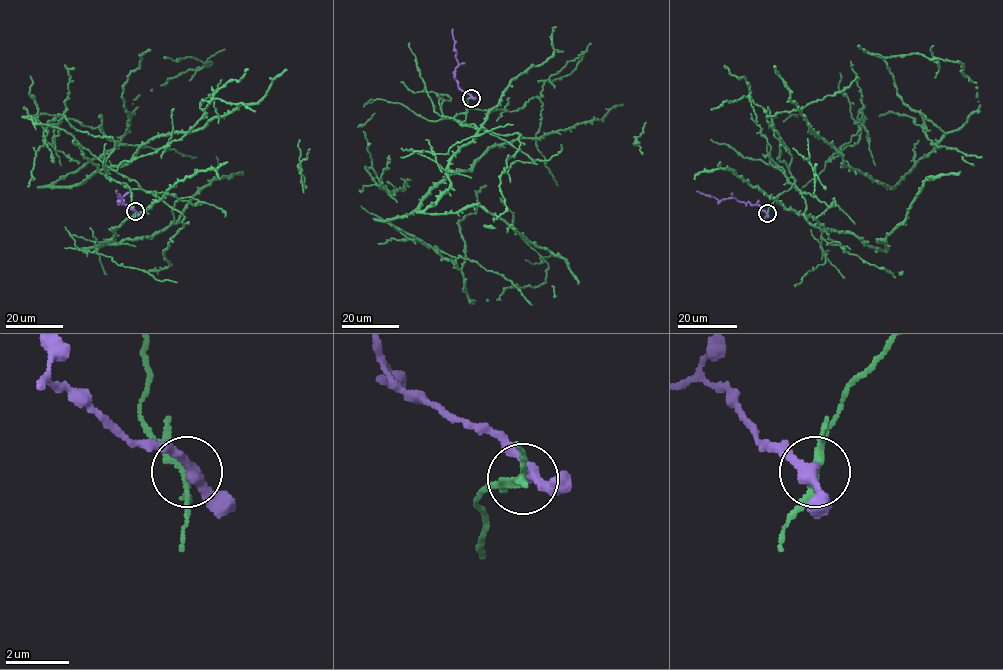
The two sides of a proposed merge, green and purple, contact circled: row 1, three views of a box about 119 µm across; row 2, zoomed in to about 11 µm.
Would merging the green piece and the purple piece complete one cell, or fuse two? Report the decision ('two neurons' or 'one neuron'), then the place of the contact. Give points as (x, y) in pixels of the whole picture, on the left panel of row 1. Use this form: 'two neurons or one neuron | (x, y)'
two neurons | (135, 211)

